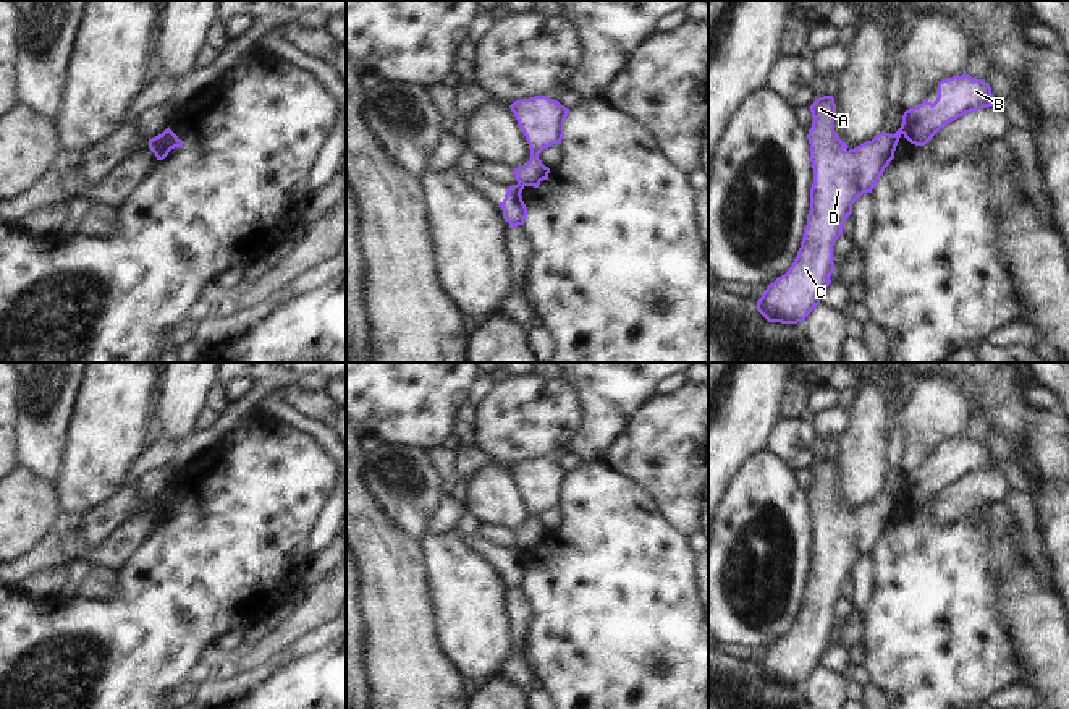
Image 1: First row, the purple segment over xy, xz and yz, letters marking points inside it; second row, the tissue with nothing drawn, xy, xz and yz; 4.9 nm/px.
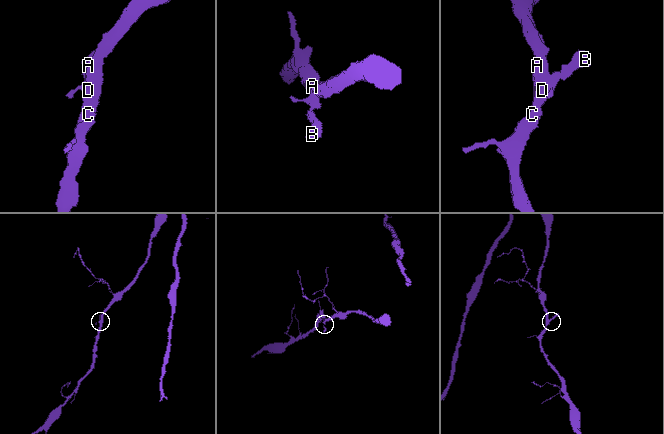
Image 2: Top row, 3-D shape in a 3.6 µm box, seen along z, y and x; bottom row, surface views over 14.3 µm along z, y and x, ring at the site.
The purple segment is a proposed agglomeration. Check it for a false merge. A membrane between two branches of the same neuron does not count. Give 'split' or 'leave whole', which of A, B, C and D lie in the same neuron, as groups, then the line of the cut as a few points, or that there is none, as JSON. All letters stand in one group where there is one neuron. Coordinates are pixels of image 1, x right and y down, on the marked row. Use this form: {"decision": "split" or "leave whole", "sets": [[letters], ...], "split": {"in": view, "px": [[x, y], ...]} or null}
{"decision": "split", "sets": [["A", "C", "D"], ["B"]], "split": {"in": "yz", "px": [[891, 135], [896, 144]]}}

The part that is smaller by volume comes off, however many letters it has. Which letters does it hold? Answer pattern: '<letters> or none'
B

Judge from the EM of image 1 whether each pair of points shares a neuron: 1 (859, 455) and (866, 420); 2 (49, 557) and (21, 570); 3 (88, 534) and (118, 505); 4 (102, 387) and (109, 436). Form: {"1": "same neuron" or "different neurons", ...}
{"1": "same neuron", "2": "same neuron", "3": "same neuron", "4": "same neuron"}

